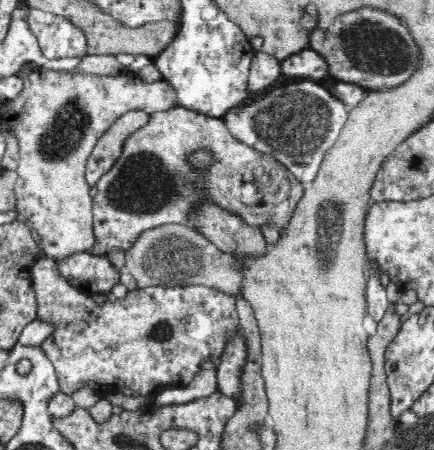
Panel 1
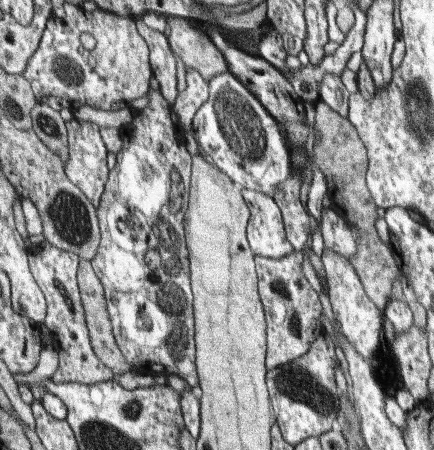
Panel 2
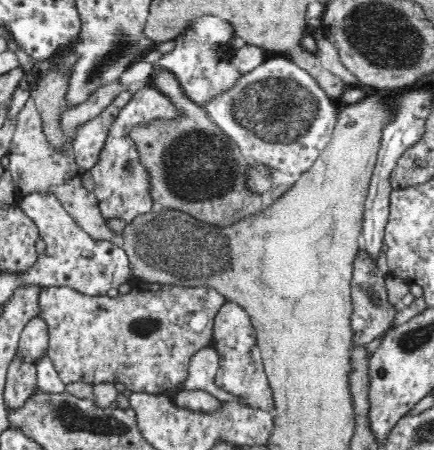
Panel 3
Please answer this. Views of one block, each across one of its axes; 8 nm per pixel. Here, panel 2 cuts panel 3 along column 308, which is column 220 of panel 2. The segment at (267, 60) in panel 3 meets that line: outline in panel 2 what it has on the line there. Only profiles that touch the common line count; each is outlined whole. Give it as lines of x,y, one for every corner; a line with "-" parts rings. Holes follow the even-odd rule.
229,70
222,74
215,74
207,83
209,99
198,109
191,125
196,131
196,140
202,154
210,158
218,168
224,170
234,182
274,198
278,183
284,182
292,174
290,148
280,123

